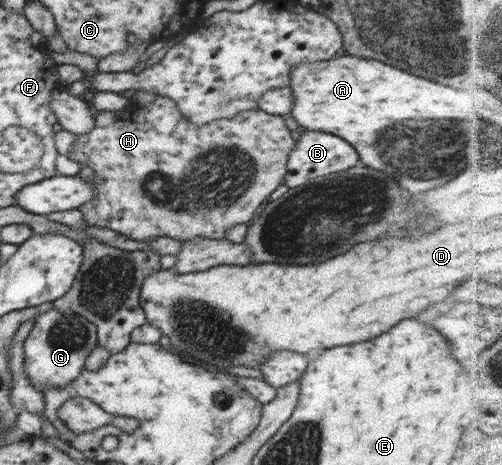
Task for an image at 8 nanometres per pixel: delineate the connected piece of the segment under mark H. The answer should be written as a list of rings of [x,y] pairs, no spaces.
[[[157,95],[155,100],[146,107],[140,106],[138,110],[128,111],[100,111],[94,115],[95,125],[90,132],[84,134],[76,134],[73,149],[67,154],[70,160],[80,162],[81,168],[91,168],[95,172],[93,186],[95,186],[95,197],[88,201],[88,204],[77,208],[82,212],[84,221],[91,228],[98,226],[102,229],[109,229],[125,235],[132,240],[146,241],[158,237],[169,237],[176,241],[186,241],[192,238],[202,237],[204,239],[225,239],[226,231],[242,224],[249,224],[256,217],[257,209],[263,200],[267,198],[285,182],[285,174],[287,171],[287,162],[292,149],[295,147],[295,140],[292,139],[290,129],[286,127],[284,119],[280,115],[272,115],[260,109],[247,110],[238,113],[229,119],[216,119],[208,124],[199,125],[188,120],[176,106],[173,100],[168,97]]]

